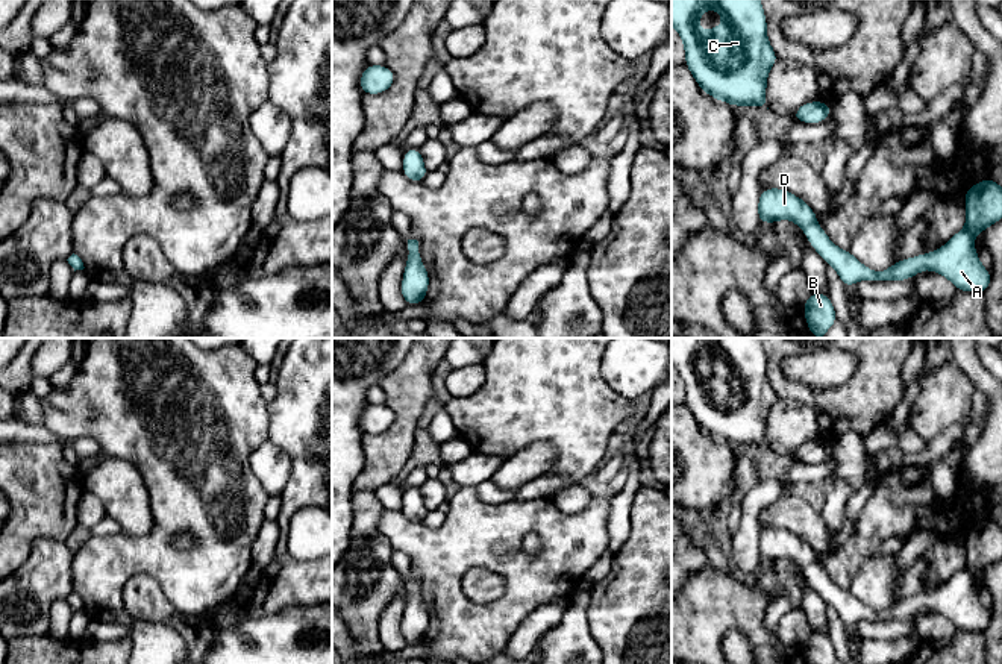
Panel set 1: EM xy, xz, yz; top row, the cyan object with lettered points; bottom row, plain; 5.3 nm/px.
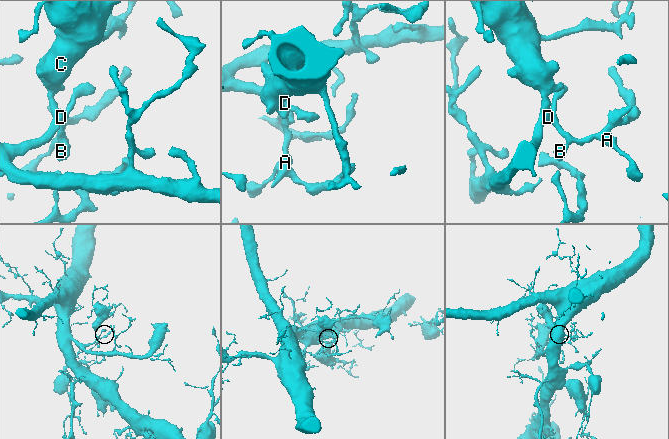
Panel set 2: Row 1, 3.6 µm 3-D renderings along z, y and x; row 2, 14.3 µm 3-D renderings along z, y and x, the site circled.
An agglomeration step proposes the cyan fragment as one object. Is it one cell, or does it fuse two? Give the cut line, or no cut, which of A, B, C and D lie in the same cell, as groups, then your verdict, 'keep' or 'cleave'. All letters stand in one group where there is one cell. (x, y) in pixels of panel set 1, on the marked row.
cut none; groups A B C D; keep

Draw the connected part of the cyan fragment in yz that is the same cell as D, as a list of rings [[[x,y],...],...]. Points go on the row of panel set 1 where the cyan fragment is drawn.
[[[985,177],[967,188],[964,196],[967,220],[944,246],[931,253],[900,259],[884,271],[873,271],[861,264],[849,250],[837,247],[819,226],[809,205],[782,188],[766,188],[758,200],[758,223],[770,226],[778,220],[791,220],[803,232],[813,249],[832,267],[846,288],[858,280],[910,280],[925,268],[949,279],[958,291],[984,294],[991,273],[984,268],[973,241],[978,232],[1002,220],[1002,185]]]

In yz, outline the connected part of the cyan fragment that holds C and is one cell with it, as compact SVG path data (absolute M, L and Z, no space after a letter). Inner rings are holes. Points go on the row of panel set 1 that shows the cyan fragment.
M672 0L672 26L684 42L685 65L703 92L734 108L767 108L767 76L779 58L767 38L761 0ZM708 9L719 11L723 24L699 30L700 14Z

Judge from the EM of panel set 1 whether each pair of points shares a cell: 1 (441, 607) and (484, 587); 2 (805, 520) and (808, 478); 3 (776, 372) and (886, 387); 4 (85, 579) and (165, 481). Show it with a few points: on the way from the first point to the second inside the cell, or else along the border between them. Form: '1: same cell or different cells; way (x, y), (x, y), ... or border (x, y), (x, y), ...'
1: different cells; border (460, 581), (476, 602), (502, 595)
2: different cells; border (802, 490), (805, 491)
3: same cell; way (801, 394), (811, 399), (857, 399)
4: same cell; way (117, 558), (137, 555), (165, 526), (165, 513)

